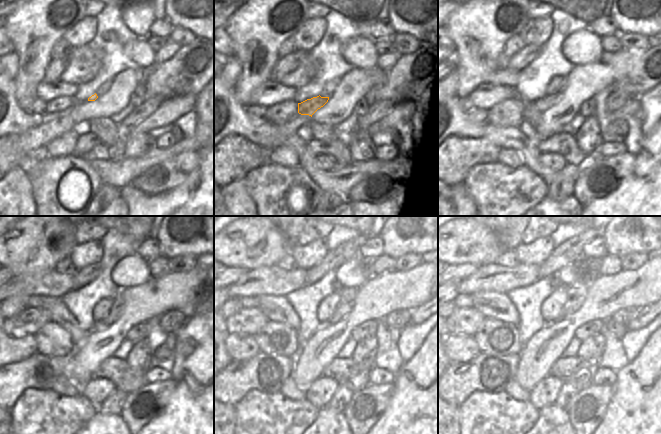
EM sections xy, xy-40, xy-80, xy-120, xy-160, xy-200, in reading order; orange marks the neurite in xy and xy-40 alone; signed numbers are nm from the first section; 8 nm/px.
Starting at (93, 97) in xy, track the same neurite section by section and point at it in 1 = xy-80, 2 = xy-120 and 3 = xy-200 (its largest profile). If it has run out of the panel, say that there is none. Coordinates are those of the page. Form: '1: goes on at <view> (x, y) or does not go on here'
1: goes on at xy-80 (533, 109)
2: goes on at xy-120 (118, 306)
3: goes on at xy-200 (577, 293)

